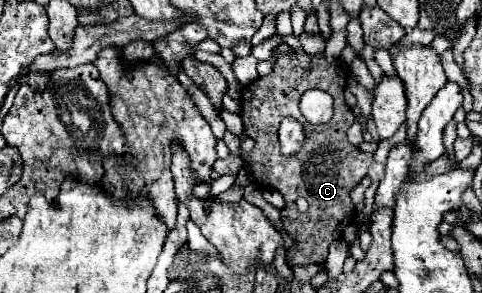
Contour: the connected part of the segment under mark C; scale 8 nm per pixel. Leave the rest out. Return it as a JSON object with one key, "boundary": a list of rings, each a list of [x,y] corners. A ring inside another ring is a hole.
{"boundary":[[[295,53],[279,55],[273,71],[267,77],[257,77],[241,91],[241,119],[245,123],[245,135],[255,141],[255,149],[251,153],[253,177],[261,187],[277,189],[285,199],[285,207],[281,211],[283,227],[295,239],[295,245],[287,251],[285,257],[289,267],[325,263],[327,247],[343,235],[343,229],[351,221],[355,205],[349,193],[367,175],[367,169],[373,163],[371,153],[363,153],[347,141],[345,131],[353,125],[355,115],[343,99],[345,71],[337,63],[327,63],[323,55],[313,57],[311,63],[313,69],[303,71]],[[331,85],[335,99],[333,119],[325,125],[311,125],[299,111],[299,99],[307,89],[331,91]],[[285,115],[299,119],[307,133],[307,141],[295,157],[283,157],[279,153],[277,129]],[[301,199],[307,201],[307,207],[297,205]]]}

